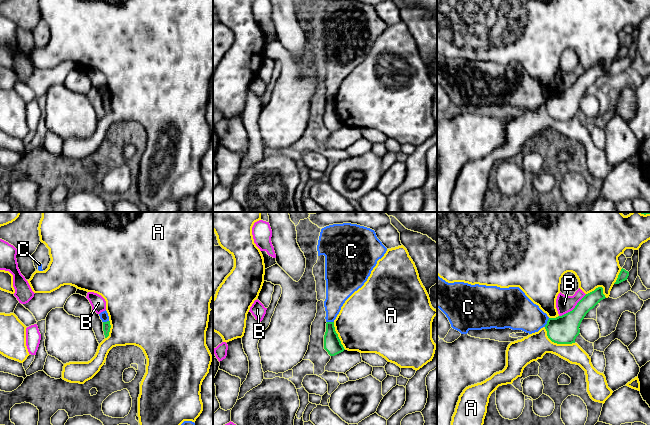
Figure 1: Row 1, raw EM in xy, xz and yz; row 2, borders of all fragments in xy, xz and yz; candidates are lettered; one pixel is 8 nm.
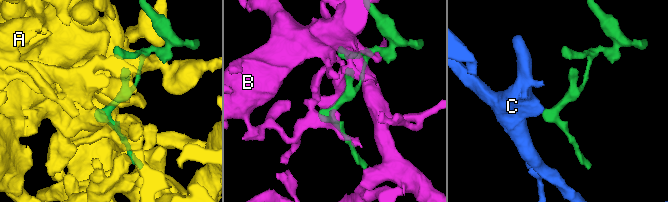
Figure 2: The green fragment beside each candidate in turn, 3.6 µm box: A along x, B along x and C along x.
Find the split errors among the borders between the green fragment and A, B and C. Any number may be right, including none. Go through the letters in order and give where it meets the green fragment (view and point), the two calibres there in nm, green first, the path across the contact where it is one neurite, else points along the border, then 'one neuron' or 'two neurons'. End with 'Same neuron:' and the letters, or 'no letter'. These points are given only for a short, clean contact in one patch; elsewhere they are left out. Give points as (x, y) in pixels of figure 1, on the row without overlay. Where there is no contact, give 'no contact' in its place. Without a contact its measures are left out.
A: contact yz (556, 118); calibres 220 and 200 nm; two neurons
B: contact yz (574, 84); calibres 220 and 140 nm; two neurons
C: contact yz (547, 98); calibres 220 and 280 nm; border yz (549, 94), (544, 102); two neurons
Same neuron: no letter

